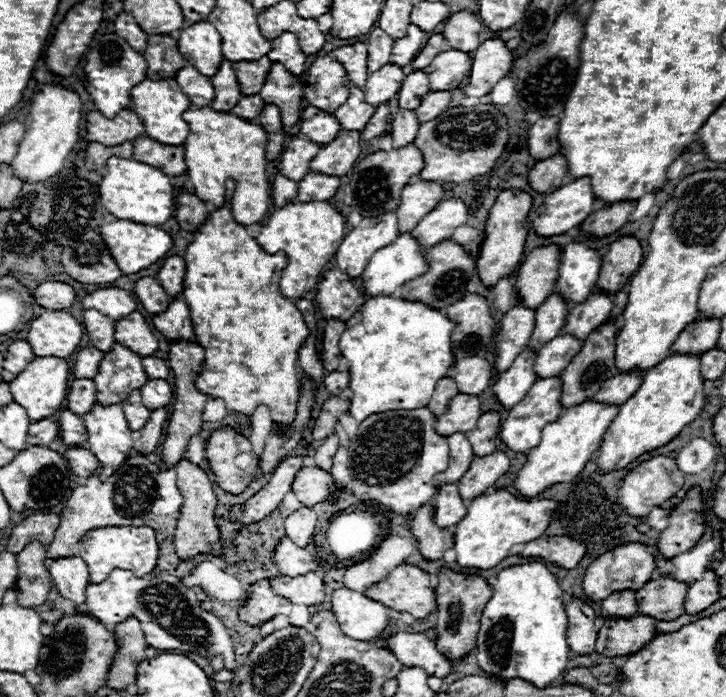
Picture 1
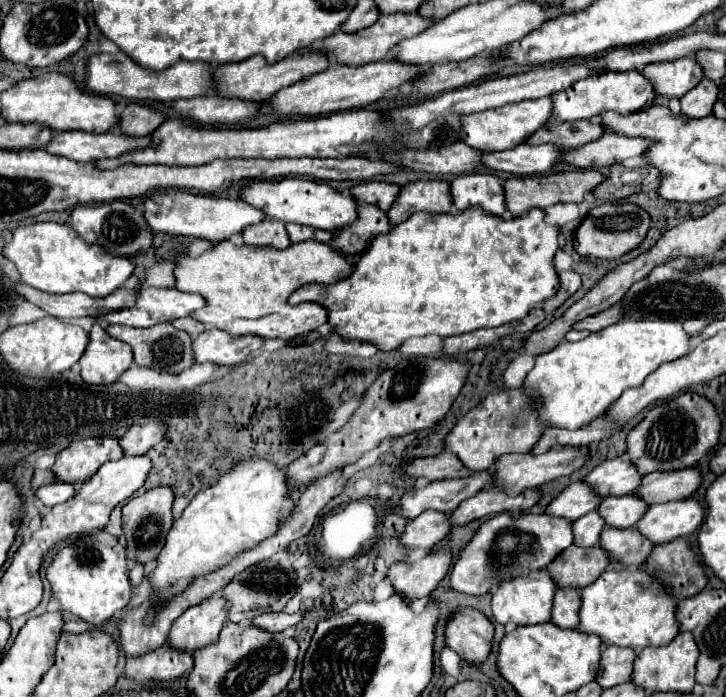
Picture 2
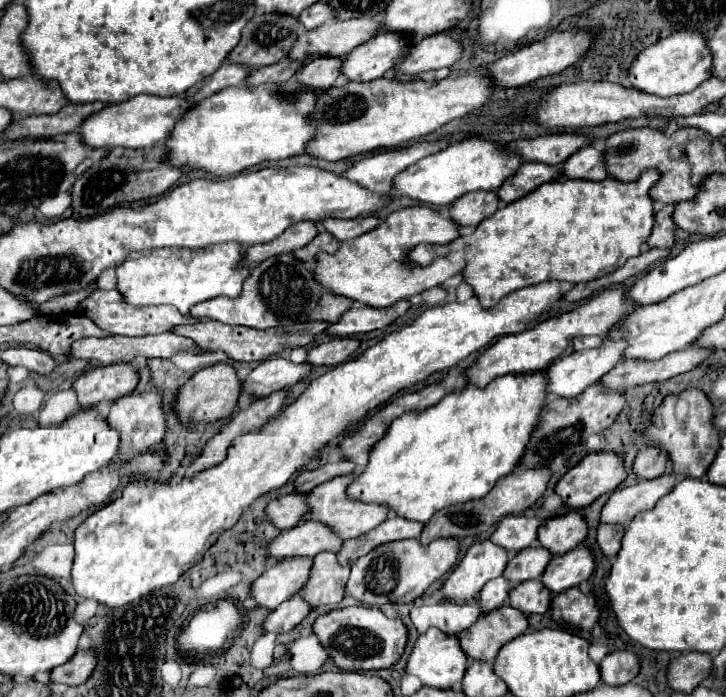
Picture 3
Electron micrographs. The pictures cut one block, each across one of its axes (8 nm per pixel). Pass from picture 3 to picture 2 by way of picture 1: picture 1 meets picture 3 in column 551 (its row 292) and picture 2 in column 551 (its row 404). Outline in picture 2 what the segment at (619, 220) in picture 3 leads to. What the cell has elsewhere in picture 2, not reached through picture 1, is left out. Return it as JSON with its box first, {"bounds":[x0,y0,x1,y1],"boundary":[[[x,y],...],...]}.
{"bounds":[288,208,560,352],"boundary":[[[468,208],[458,216],[416,212],[388,234],[376,236],[348,278],[330,286],[306,284],[288,298],[288,304],[316,302],[328,310],[328,324],[344,340],[370,342],[378,350],[390,352],[412,336],[438,334],[446,338],[524,318],[532,308],[558,292],[560,280],[552,268],[556,250],[558,228],[544,222],[540,208],[532,208],[528,214],[512,220],[500,220],[482,208]]]}

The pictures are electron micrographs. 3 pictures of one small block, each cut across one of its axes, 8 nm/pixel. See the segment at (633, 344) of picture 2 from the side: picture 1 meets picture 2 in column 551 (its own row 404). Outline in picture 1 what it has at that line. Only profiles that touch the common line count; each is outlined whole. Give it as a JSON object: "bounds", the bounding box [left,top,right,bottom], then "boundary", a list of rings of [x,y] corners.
{"bounds":[340,296,456,422],"boundary":[[[372,296],[366,304],[348,320],[347,328],[340,338],[340,350],[350,364],[350,390],[354,398],[350,402],[350,414],[362,422],[364,418],[384,410],[412,410],[430,402],[436,382],[446,376],[448,368],[456,362],[452,354],[450,334],[454,322],[440,310],[426,306],[424,302],[408,302],[394,296]]]}

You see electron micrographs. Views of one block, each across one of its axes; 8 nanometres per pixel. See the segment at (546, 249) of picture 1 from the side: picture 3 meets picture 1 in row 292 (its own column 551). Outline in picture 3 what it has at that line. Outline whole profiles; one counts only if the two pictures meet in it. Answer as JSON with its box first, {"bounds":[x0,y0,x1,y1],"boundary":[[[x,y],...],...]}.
{"bounds":[538,512,588,554],"boundary":[[[578,512],[548,518],[542,522],[538,530],[538,542],[552,554],[564,554],[576,548],[586,540],[586,536],[588,536],[588,524]]]}

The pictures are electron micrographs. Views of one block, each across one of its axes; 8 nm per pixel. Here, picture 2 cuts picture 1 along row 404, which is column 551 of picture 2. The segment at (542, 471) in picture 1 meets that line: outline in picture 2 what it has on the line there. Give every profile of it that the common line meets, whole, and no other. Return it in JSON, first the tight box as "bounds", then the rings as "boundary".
{"bounds":[492,568,558,626],"boundary":[[[546,568],[530,572],[528,576],[516,576],[508,582],[500,582],[498,590],[492,596],[492,612],[494,618],[500,624],[516,624],[516,626],[526,626],[526,624],[542,624],[550,620],[552,614],[552,600],[554,592],[558,590],[556,582],[552,580],[550,572]]]}

